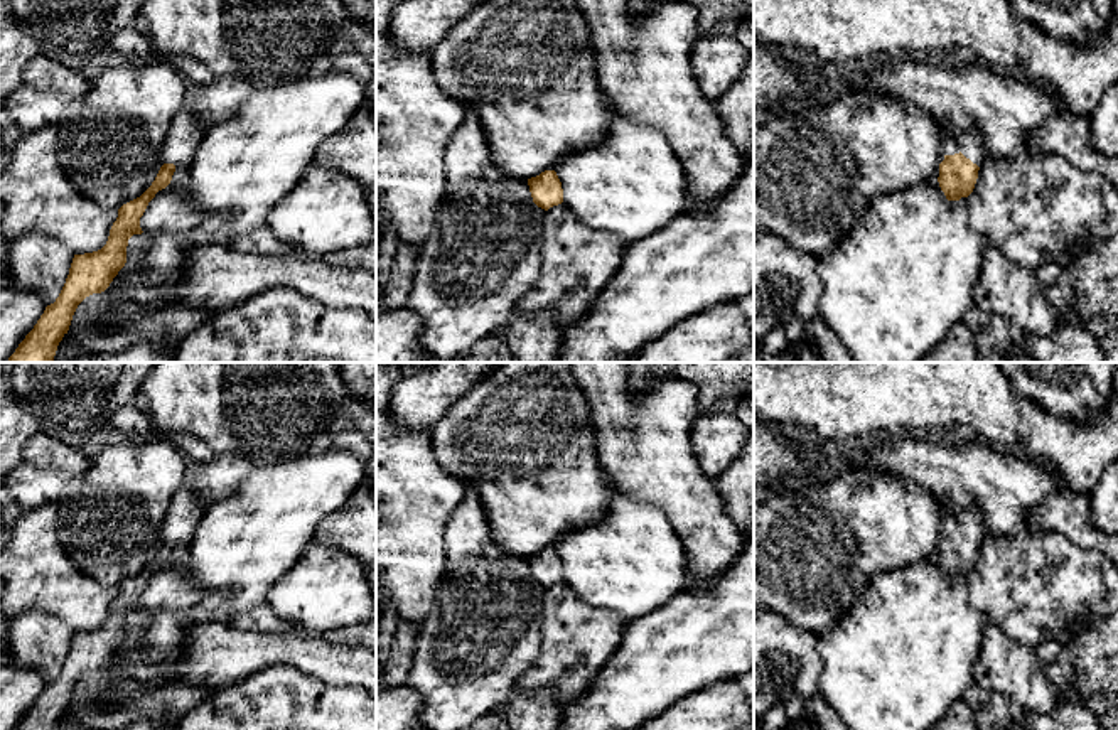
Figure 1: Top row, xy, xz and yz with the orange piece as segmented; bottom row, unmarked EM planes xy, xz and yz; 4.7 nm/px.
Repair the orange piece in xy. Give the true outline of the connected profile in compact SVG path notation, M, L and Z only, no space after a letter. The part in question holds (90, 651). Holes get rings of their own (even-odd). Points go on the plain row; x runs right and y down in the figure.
M182 486L167 511L162 528L164 543L152 563L118 587L106 622L93 631L74 632L66 661L54 681L47 683L34 706L15 730L56 730L67 711L78 683L93 671L105 669L126 641L126 624L133 612L142 612L140 595L155 572L165 566L177 543L191 543L206 507L197 494Z

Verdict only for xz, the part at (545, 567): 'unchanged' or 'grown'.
unchanged

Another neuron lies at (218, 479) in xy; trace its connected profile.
M218 454L209 464L189 460L184 486L191 487L204 507L229 497L251 474L253 465L233 454Z

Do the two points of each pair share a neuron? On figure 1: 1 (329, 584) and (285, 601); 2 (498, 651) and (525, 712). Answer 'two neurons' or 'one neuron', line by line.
1: one neuron
2: two neurons

